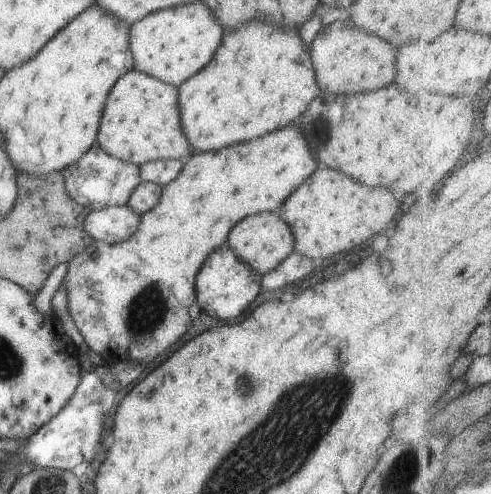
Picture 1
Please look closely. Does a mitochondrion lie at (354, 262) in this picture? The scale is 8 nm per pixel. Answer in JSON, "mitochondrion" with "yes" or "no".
{"mitochondrion":"no"}

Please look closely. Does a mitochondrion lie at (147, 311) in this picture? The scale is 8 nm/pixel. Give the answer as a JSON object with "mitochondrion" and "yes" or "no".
{"mitochondrion":"yes"}

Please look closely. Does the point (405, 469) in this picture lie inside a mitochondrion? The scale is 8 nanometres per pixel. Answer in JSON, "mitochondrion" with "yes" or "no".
{"mitochondrion":"yes"}

